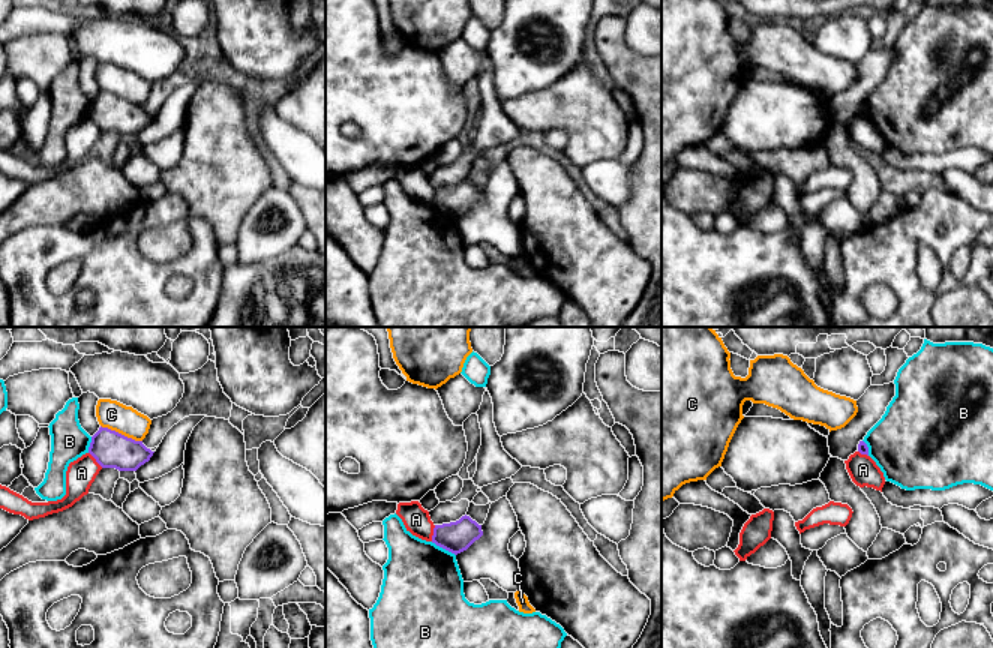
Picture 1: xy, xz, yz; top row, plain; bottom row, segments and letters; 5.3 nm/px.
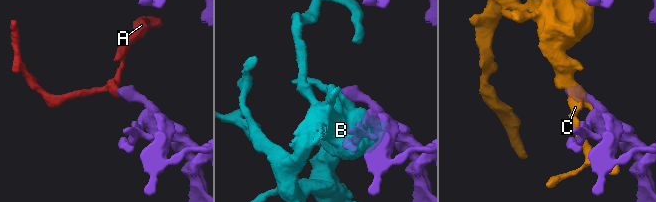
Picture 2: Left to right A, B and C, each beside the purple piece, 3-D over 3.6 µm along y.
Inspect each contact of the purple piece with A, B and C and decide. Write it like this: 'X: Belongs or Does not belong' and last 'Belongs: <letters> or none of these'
A: Does not belong
B: Does not belong
C: Does not belong
Belongs: none of these

